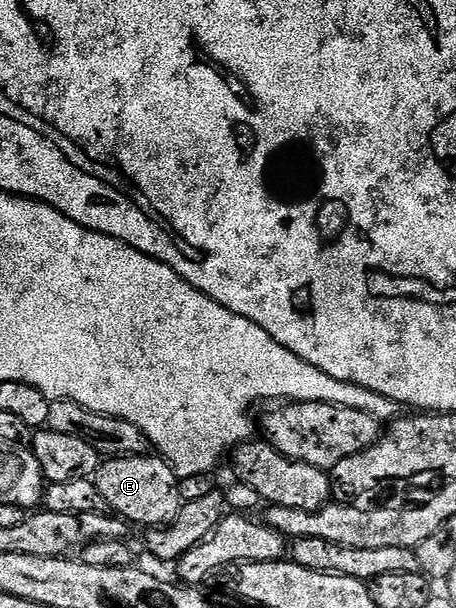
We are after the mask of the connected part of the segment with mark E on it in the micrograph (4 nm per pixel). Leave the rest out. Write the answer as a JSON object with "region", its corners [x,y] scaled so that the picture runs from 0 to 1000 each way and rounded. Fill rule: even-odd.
{"region":[[[340,747],[228,755],[204,788],[213,806],[221,806],[230,817],[237,837],[276,855],[281,863],[307,862],[314,872],[377,862],[406,827],[393,804],[395,785],[384,781],[364,757]]]}

